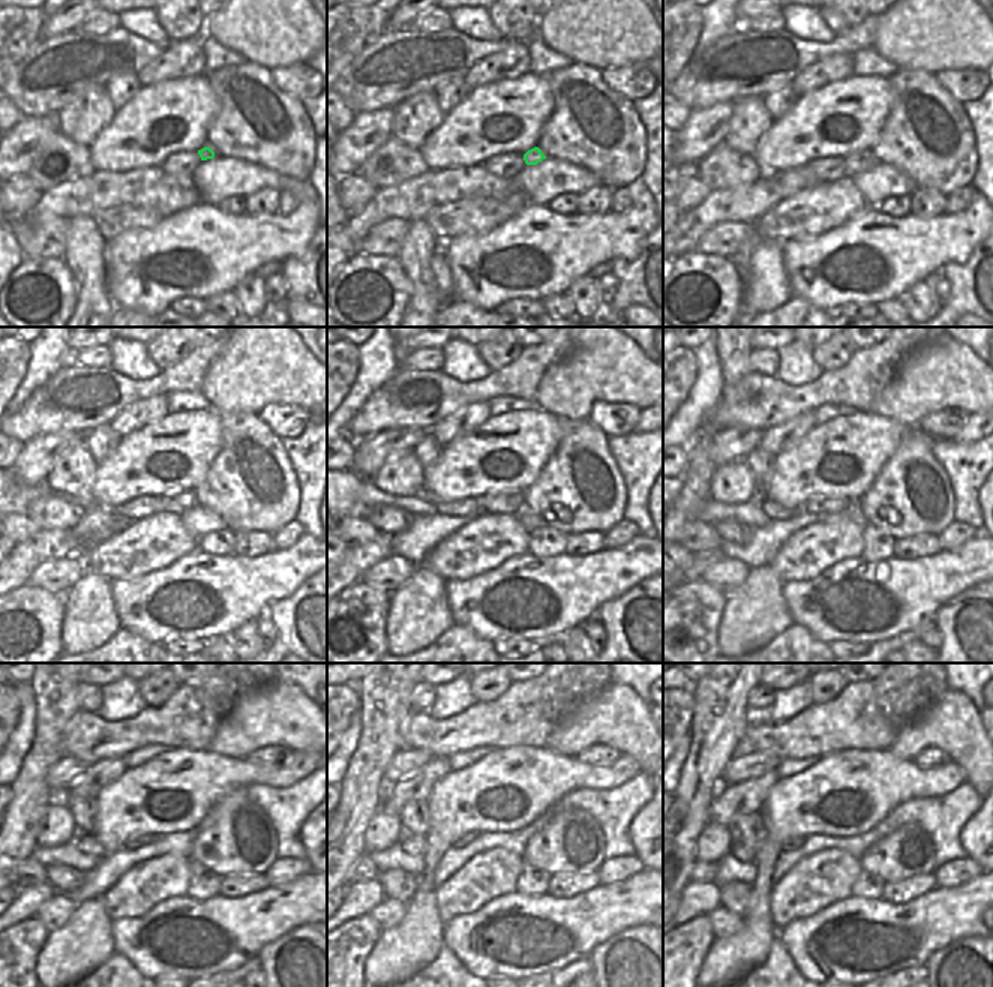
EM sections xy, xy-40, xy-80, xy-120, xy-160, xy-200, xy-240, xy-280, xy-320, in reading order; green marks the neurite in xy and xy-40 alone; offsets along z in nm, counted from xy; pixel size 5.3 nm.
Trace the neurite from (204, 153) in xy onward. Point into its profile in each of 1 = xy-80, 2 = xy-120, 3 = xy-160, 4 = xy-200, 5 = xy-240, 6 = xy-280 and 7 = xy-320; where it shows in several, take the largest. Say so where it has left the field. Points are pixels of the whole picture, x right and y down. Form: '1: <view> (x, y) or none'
1: xy-80 (858, 162)
2: xy-120 (179, 501)
3: xy-160 (510, 503)
4: xy-200 (834, 506)
5: xy-240 (138, 840)
6: xy-280 (464, 840)
7: xy-320 (792, 843)

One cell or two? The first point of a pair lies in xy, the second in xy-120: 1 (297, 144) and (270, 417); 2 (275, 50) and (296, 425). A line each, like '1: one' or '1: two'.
1: two
2: two

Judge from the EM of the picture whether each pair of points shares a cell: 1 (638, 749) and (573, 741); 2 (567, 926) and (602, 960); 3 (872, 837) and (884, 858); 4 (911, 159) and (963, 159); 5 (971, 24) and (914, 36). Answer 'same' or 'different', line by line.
1: same
2: different
3: different
4: same
5: same

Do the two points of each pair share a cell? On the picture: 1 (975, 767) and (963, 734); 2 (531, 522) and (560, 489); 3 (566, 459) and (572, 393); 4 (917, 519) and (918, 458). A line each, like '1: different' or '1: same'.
1: same
2: different
3: different
4: same

